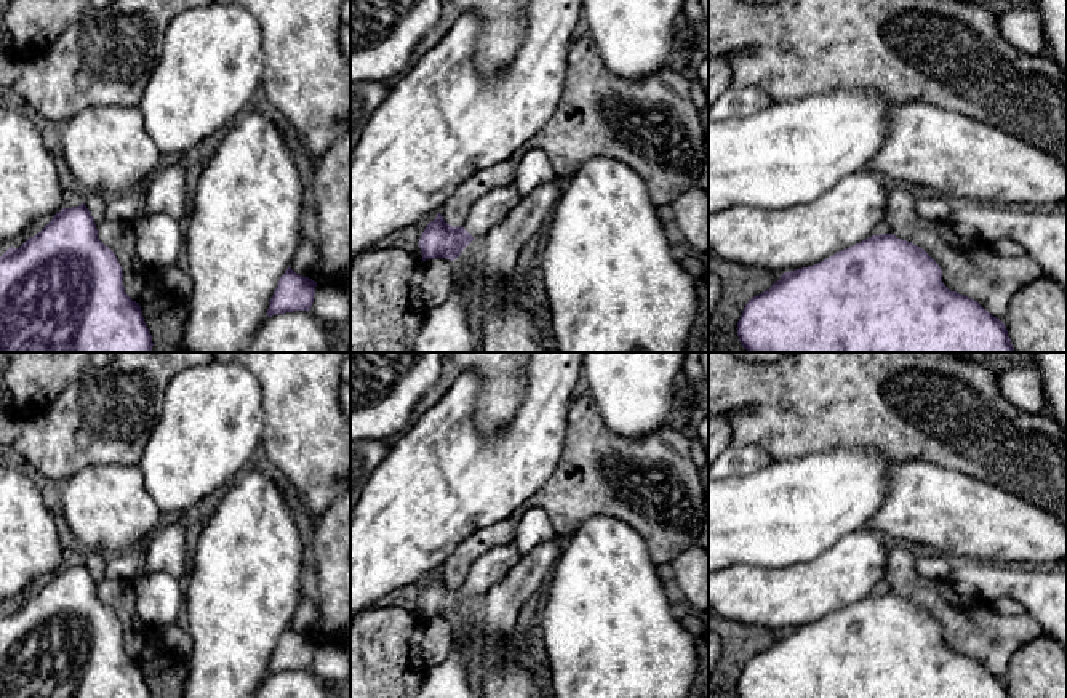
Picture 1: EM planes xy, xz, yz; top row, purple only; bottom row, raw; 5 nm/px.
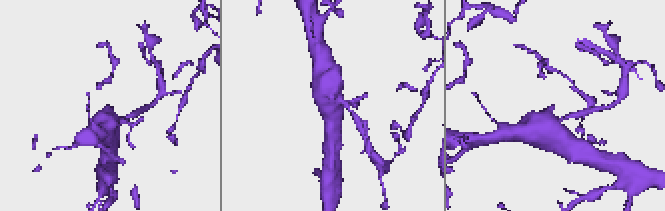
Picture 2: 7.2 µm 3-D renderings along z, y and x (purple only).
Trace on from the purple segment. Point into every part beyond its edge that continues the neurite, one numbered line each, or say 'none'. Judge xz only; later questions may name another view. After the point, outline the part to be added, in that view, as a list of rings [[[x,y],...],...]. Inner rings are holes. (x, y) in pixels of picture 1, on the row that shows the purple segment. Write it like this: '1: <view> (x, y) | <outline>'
1: xz (490, 210) | [[[515,184],[494,189],[474,203],[461,227],[477,239],[502,223],[520,199]]]

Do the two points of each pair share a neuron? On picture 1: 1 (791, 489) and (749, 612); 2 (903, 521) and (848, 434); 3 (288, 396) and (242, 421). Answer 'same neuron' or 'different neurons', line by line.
1: different neurons
2: different neurons
3: different neurons

